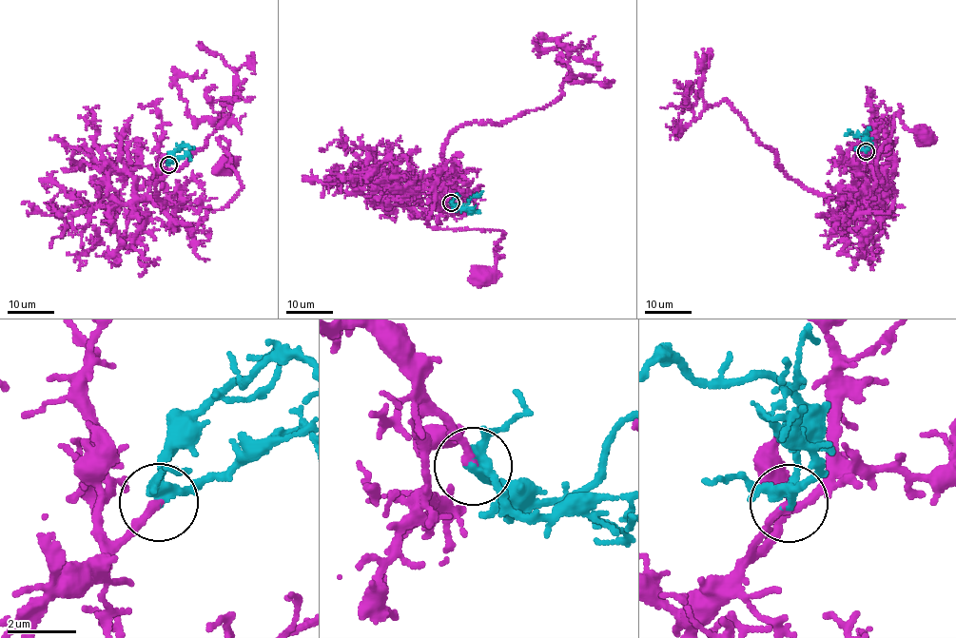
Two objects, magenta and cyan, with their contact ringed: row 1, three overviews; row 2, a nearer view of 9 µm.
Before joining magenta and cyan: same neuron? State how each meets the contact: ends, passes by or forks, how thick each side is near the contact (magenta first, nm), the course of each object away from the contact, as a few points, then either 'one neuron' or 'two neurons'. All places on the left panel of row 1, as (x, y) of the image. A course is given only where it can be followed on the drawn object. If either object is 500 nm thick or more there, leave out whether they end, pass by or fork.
magenta ends there; cyan forks there; 240 nm thick on the magenta side, 260 nm on the other; magenta runs (167, 164), (146, 195), (178, 230), (175, 212), (223, 208), (241, 188), (222, 137), (234, 159), (226, 164); cyan runs (167, 164), (169, 157), (178, 148), (187, 144), (190, 149); one neuron

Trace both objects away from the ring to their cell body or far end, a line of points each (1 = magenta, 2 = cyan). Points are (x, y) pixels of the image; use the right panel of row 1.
1: (867, 152), (840, 214), (891, 208), (896, 193), (882, 185), (877, 163), (897, 113), (926, 134)
2: (867, 152), (866, 137), (863, 134), (848, 131), (845, 136)

